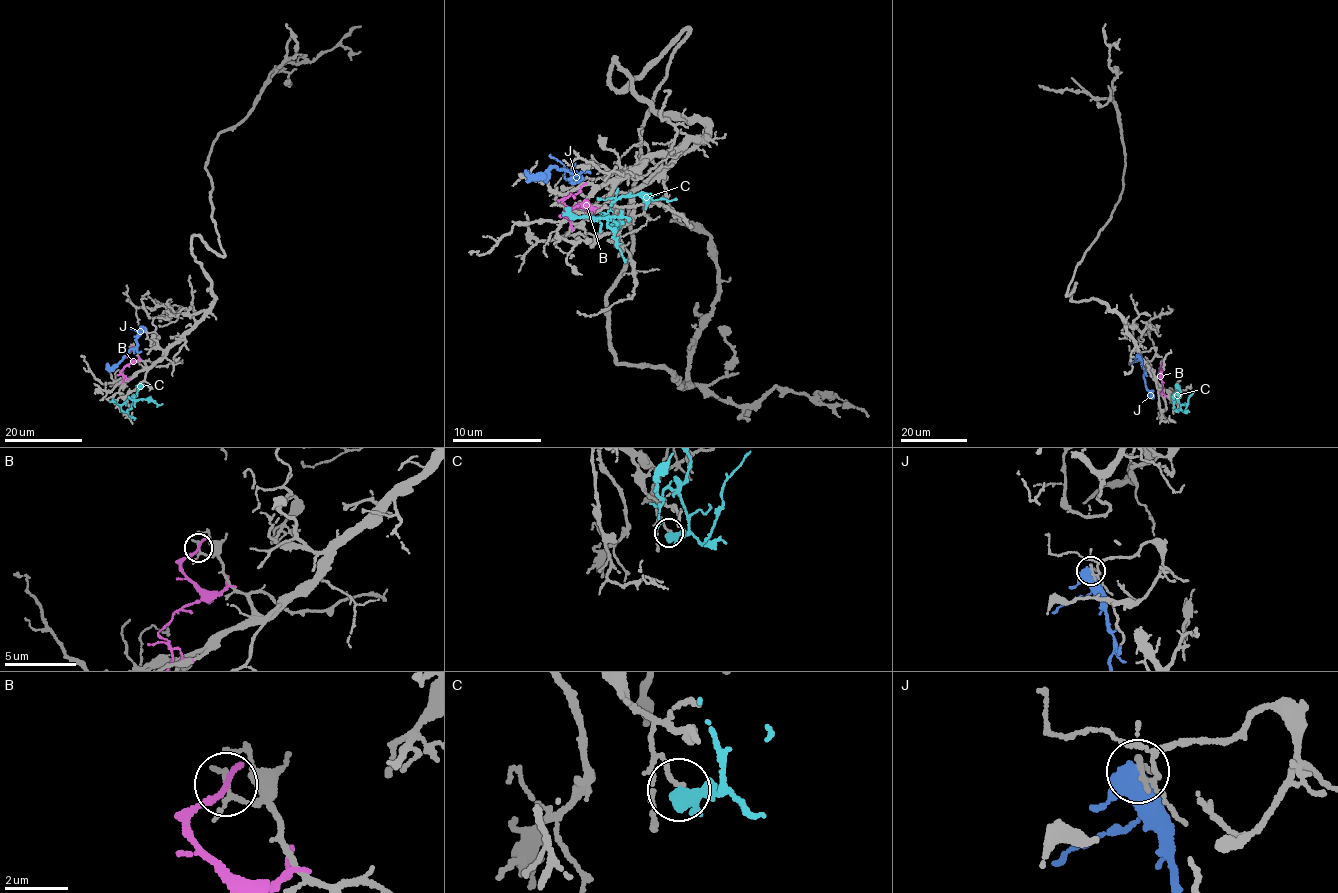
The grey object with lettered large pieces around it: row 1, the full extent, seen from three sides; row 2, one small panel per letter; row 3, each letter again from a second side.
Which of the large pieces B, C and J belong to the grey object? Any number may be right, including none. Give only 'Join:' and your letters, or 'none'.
Join: none

